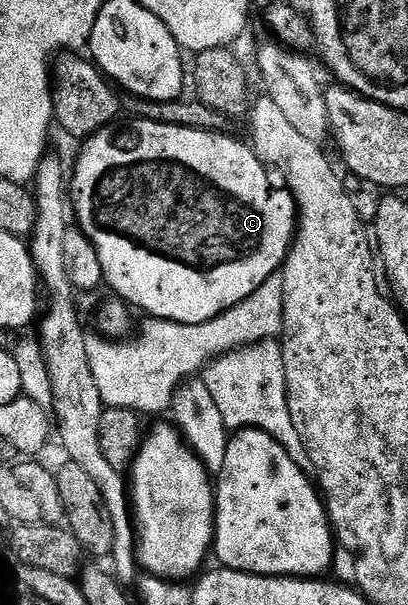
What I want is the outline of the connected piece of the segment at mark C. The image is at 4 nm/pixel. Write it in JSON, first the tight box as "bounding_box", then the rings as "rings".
{"bounding_box":[68,118,296,323],"rings":[[[127,118],[127,123],[115,121],[100,129],[95,135],[81,144],[78,164],[72,167],[72,178],[68,183],[68,195],[72,200],[72,215],[82,226],[84,234],[90,238],[93,254],[100,257],[102,279],[114,290],[117,298],[125,301],[131,308],[139,307],[147,311],[147,316],[155,319],[171,319],[173,323],[203,323],[223,315],[240,301],[247,299],[268,277],[279,274],[290,253],[290,245],[296,234],[296,208],[289,191],[276,188],[266,176],[267,168],[258,159],[253,147],[238,139],[229,139],[229,134],[216,131],[197,131],[187,127],[177,127],[171,123],[157,123],[151,119]]]}

